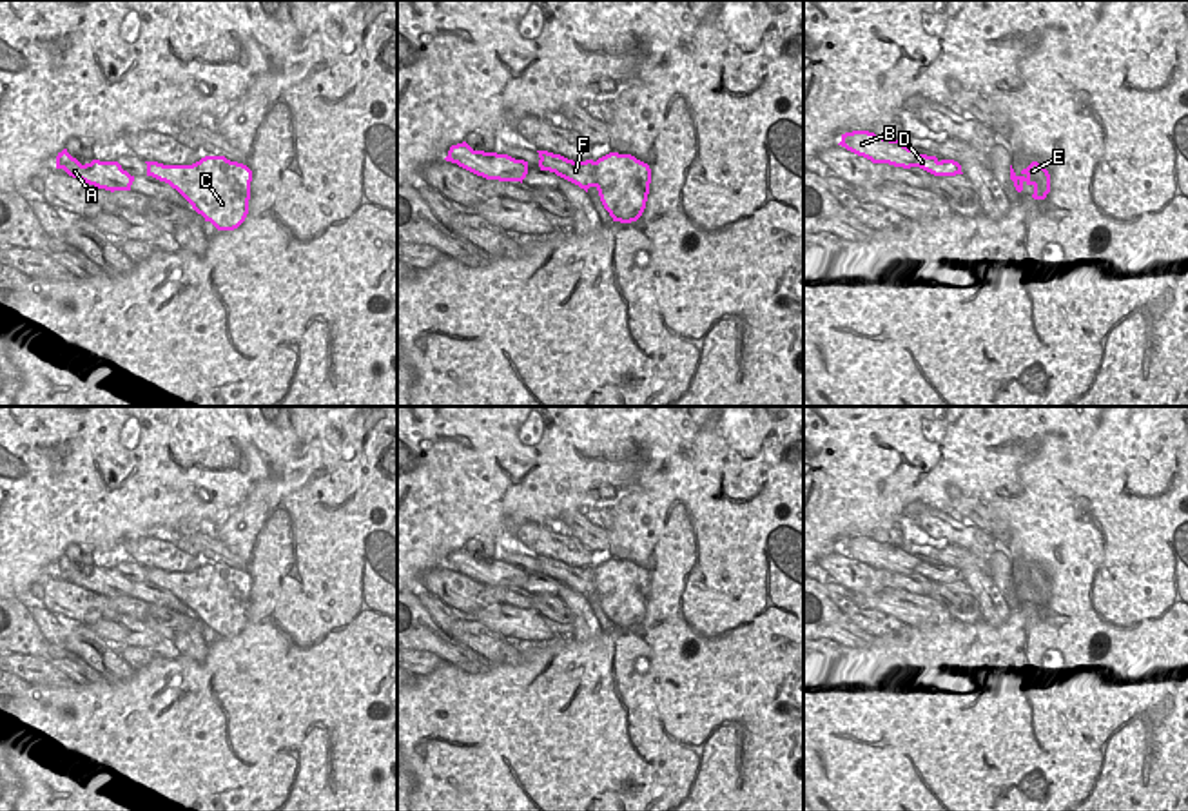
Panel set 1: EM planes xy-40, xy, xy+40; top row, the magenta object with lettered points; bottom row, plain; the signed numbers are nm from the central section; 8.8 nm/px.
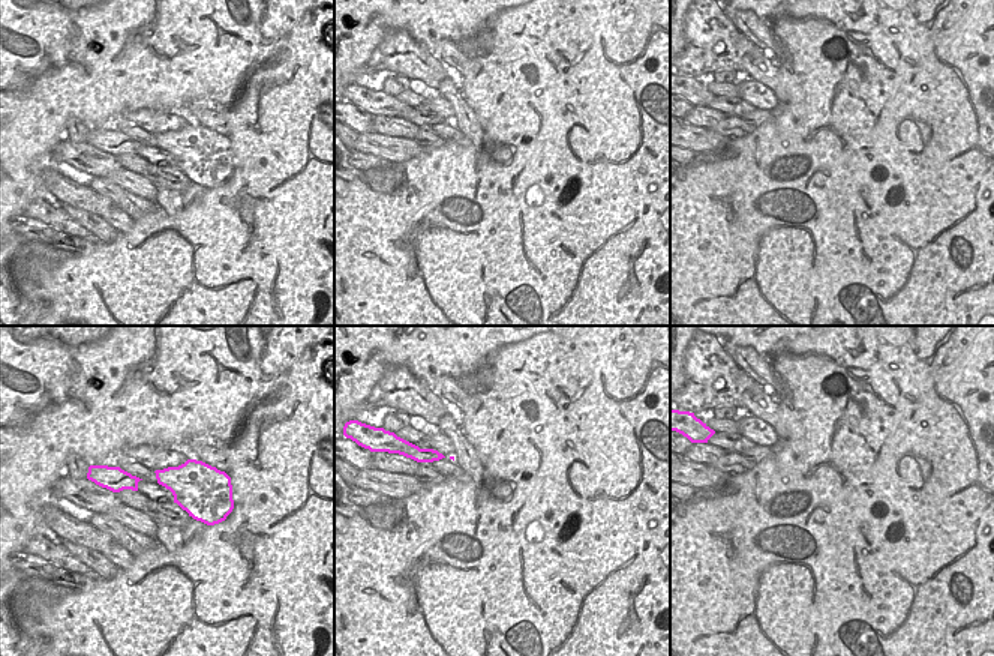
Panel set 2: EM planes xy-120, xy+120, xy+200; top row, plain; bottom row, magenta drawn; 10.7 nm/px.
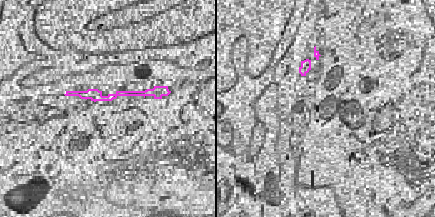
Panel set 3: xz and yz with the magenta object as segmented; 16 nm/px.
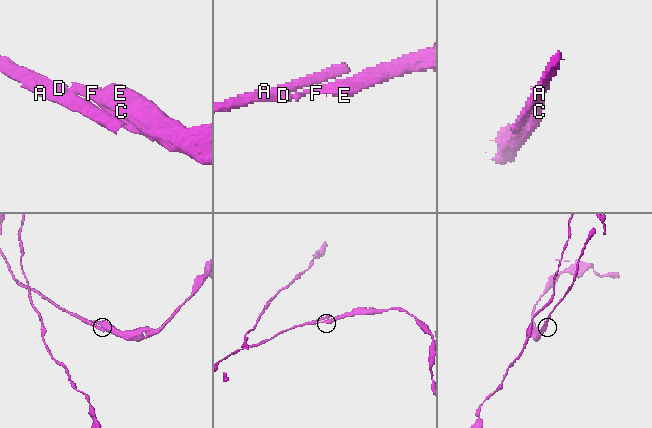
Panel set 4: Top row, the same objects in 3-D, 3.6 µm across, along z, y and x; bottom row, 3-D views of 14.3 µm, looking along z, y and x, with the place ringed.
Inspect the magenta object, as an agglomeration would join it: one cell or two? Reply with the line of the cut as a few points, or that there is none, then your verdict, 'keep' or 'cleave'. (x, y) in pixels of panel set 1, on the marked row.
xy (541, 158), (552, 171) | cleave

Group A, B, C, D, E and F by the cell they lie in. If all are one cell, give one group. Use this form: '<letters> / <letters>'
A B D / C E F

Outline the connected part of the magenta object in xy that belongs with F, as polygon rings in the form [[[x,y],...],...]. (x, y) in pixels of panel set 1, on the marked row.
[[[548,151],[537,152],[542,163],[557,176],[586,192],[595,187],[613,221],[631,223],[642,216],[651,183],[648,163],[618,152],[609,152],[597,161],[573,161]]]

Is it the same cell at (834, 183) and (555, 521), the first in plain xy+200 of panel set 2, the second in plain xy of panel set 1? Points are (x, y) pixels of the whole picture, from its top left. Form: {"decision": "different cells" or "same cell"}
{"decision": "different cells"}

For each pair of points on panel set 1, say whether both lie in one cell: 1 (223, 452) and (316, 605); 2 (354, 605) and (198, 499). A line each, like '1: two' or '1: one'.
1: two
2: two

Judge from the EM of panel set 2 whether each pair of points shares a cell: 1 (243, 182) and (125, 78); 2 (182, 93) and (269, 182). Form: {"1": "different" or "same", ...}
{"1": "different", "2": "different"}

